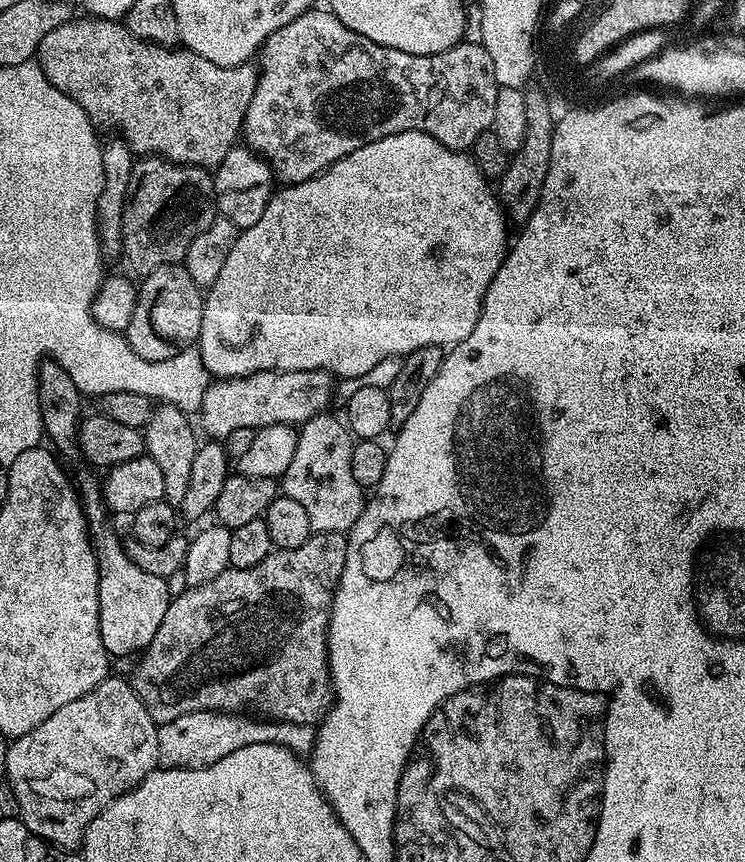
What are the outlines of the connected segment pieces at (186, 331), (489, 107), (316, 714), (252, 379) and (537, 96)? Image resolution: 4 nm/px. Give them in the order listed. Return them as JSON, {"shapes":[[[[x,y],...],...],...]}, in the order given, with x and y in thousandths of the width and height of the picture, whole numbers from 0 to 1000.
{"shapes":[[[[246,305],[212,309],[197,317],[192,325],[193,331],[189,328],[185,334],[180,369],[174,369],[169,386],[172,399],[185,415],[223,420],[223,415],[234,415],[267,396],[275,340],[260,327],[260,323],[255,323]]],[[[420,8],[417,12],[407,14],[400,21],[391,23],[384,30],[368,35],[368,39],[362,39],[362,44],[357,44],[357,49],[346,57],[344,103],[341,114],[336,114],[336,123],[330,128],[330,137],[325,145],[325,162],[345,181],[353,181],[365,191],[372,210],[381,209],[376,211],[383,215],[404,213],[407,209],[427,203],[448,188],[464,183],[464,179],[475,179],[475,174],[481,174],[497,165],[507,165],[507,160],[518,160],[523,155],[561,151],[577,155],[588,165],[597,167],[600,172],[628,174],[632,173],[644,155],[659,150],[663,142],[663,118],[668,118],[668,99],[664,93],[663,72],[659,71],[658,63],[647,51],[619,49],[604,58],[576,65],[545,63],[540,58],[529,58],[513,53],[507,49],[497,49],[497,44],[491,44],[486,39],[475,39],[475,35],[459,30],[459,26],[454,26],[454,21],[443,12],[431,9]]],[[[432,618],[419,621],[405,633],[399,636],[377,636],[368,638],[346,657],[314,659],[307,657],[285,674],[263,681],[252,681],[242,691],[230,693],[226,697],[223,717],[217,717],[217,726],[212,726],[212,735],[200,745],[191,760],[181,767],[183,776],[174,783],[177,798],[188,806],[201,833],[211,842],[223,838],[234,838],[234,833],[244,833],[244,828],[262,826],[315,826],[332,823],[334,817],[340,827],[361,835],[383,835],[396,840],[428,841],[440,829],[446,820],[446,783],[440,776],[440,723],[446,716],[446,694],[454,675],[459,671],[459,661],[464,657],[464,638],[467,624],[463,618]]],[[[342,432],[313,441],[286,440],[277,452],[277,462],[266,479],[274,486],[281,507],[299,508],[326,497],[350,498],[364,492],[404,494],[434,479],[446,464],[444,432]]],[[[709,104],[703,107],[706,118],[706,155],[695,175],[686,177],[682,195],[677,204],[668,209],[668,231],[683,256],[702,258],[714,252],[714,245],[728,225],[728,216],[733,211],[733,202],[738,197],[738,179],[741,177],[741,157],[746,153],[746,139],[741,135],[737,114],[729,106]]]]}

